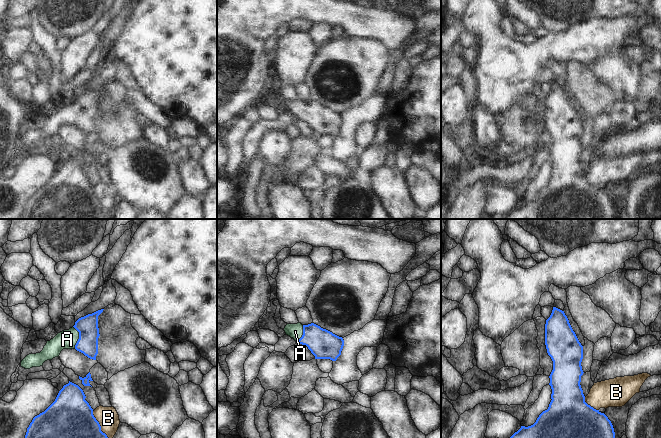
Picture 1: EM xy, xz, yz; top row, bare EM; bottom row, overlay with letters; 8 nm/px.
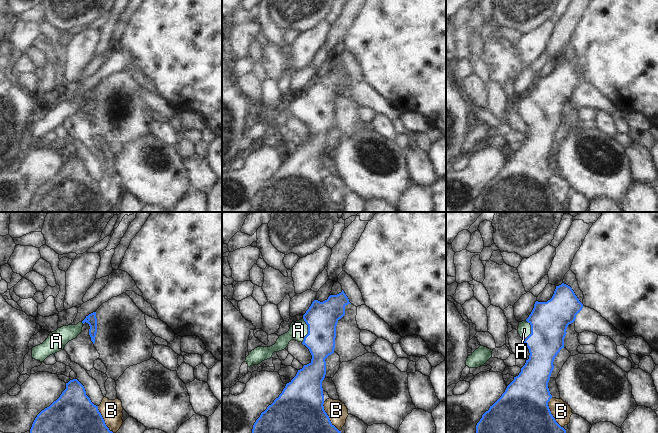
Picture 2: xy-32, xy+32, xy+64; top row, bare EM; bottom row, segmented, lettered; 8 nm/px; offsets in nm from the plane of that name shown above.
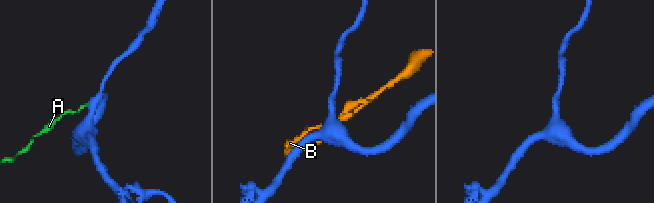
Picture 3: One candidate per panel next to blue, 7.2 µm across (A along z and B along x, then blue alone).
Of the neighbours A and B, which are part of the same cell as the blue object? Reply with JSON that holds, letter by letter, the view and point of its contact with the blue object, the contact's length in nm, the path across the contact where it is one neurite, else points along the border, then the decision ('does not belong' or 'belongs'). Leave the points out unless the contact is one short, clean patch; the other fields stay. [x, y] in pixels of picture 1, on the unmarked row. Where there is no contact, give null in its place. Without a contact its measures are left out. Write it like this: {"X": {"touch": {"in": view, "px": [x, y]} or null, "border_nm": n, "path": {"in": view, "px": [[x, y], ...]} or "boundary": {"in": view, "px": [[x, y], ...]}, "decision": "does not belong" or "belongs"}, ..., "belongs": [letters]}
{"A": {"touch": {"in": "xy", "px": [79, 113]}, "border_nm": 180, "path": {"in": "xy", "px": [[87, 102], [86, 106], [79, 113], [67, 115]]}, "decision": "belongs"}, "B": {"touch": {"in": "xy", "px": [99, 201]}, "border_nm": 280, "decision": "does not belong"}, "belongs": ["A"]}

